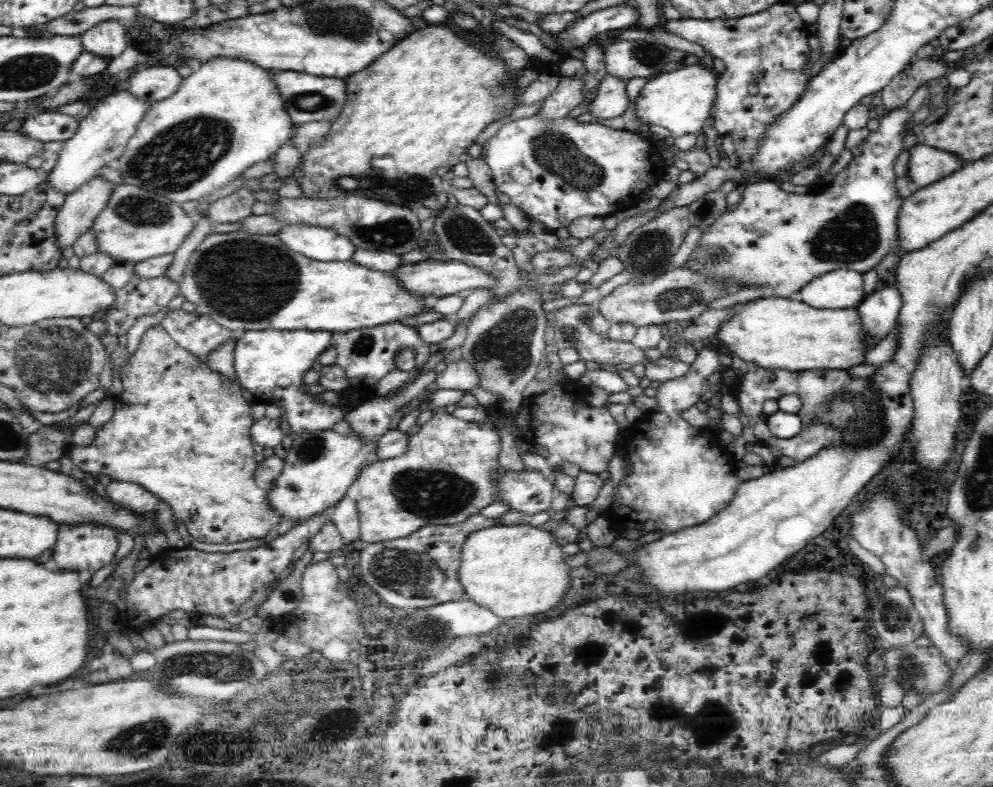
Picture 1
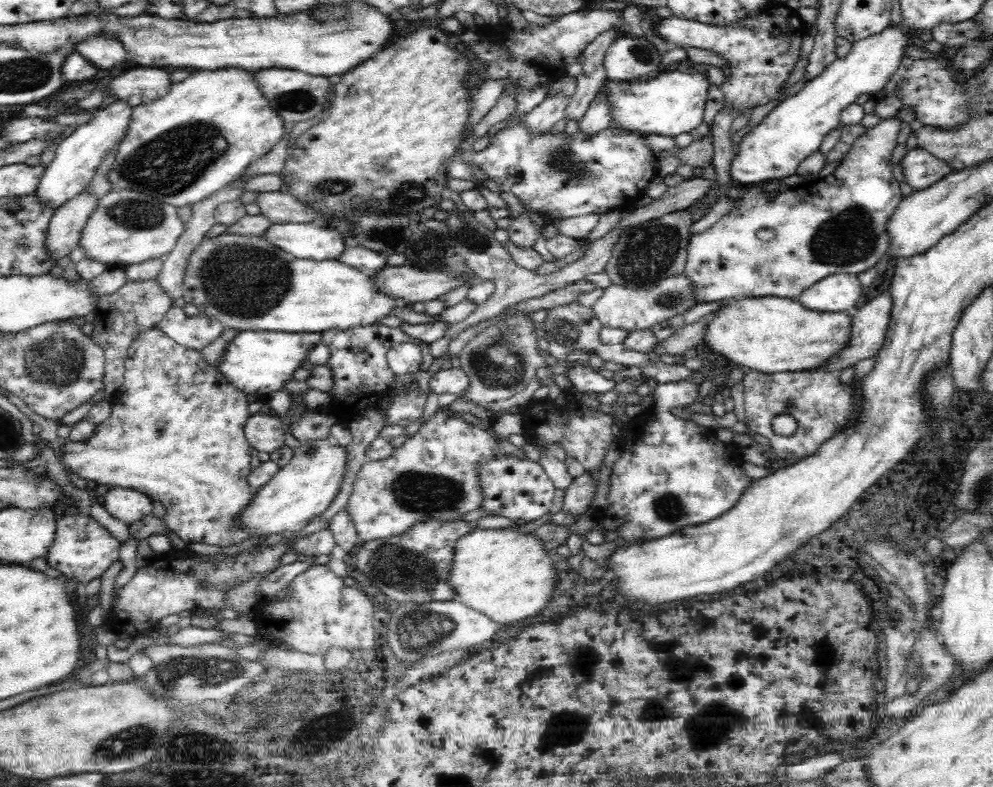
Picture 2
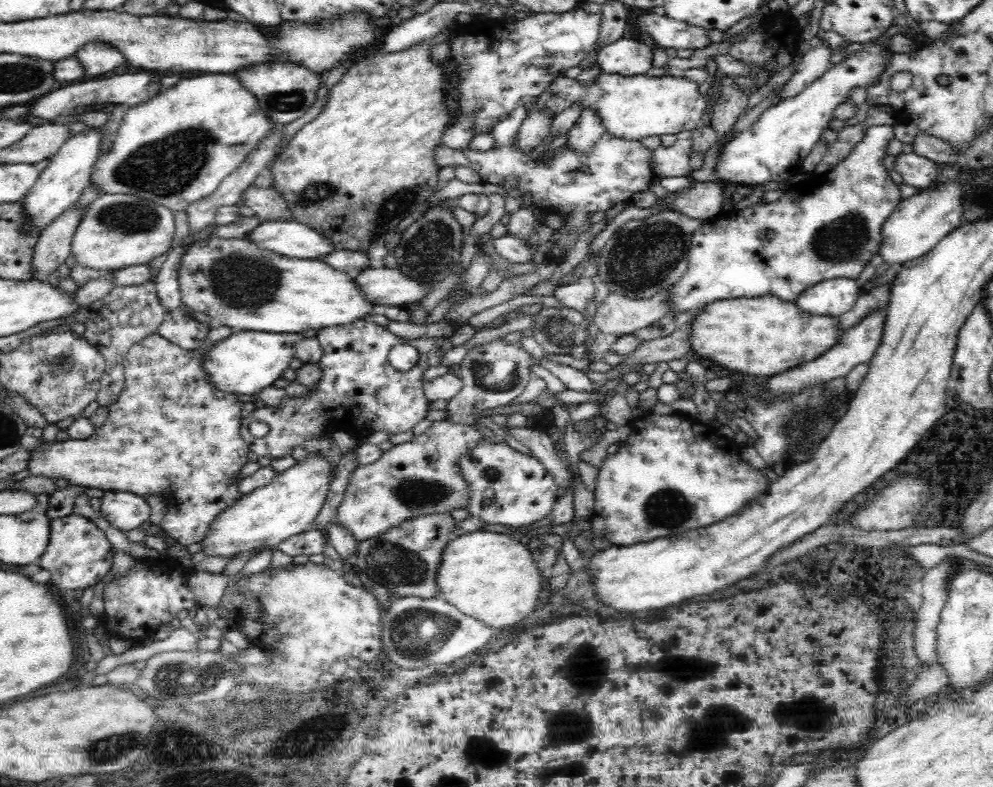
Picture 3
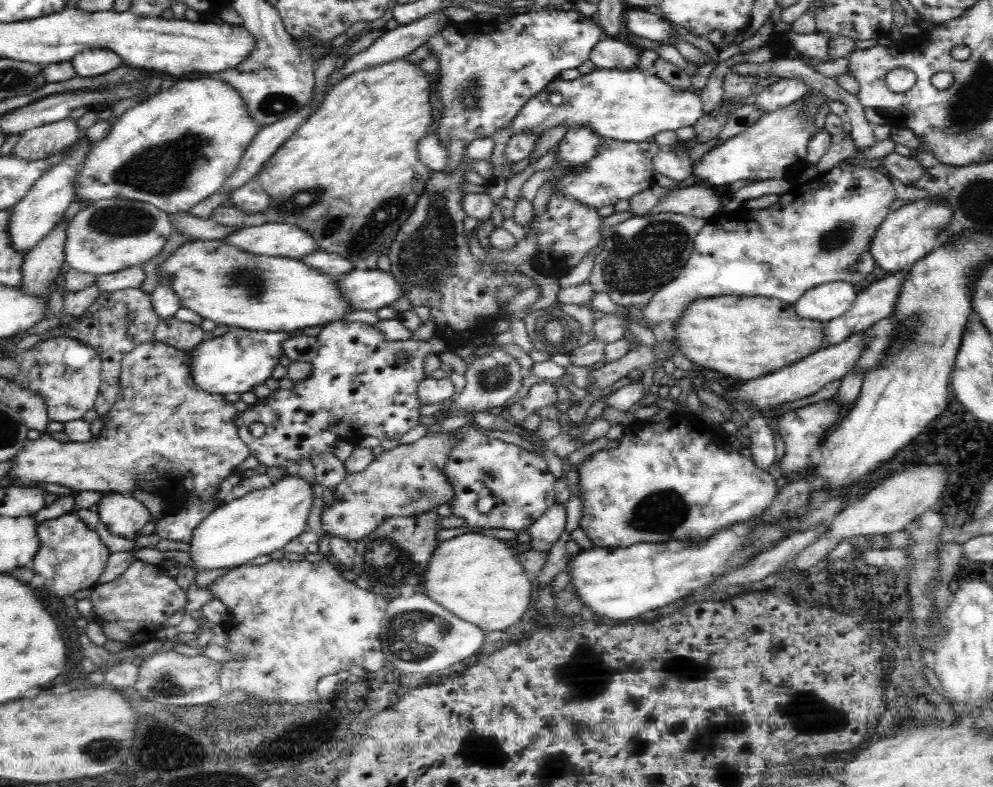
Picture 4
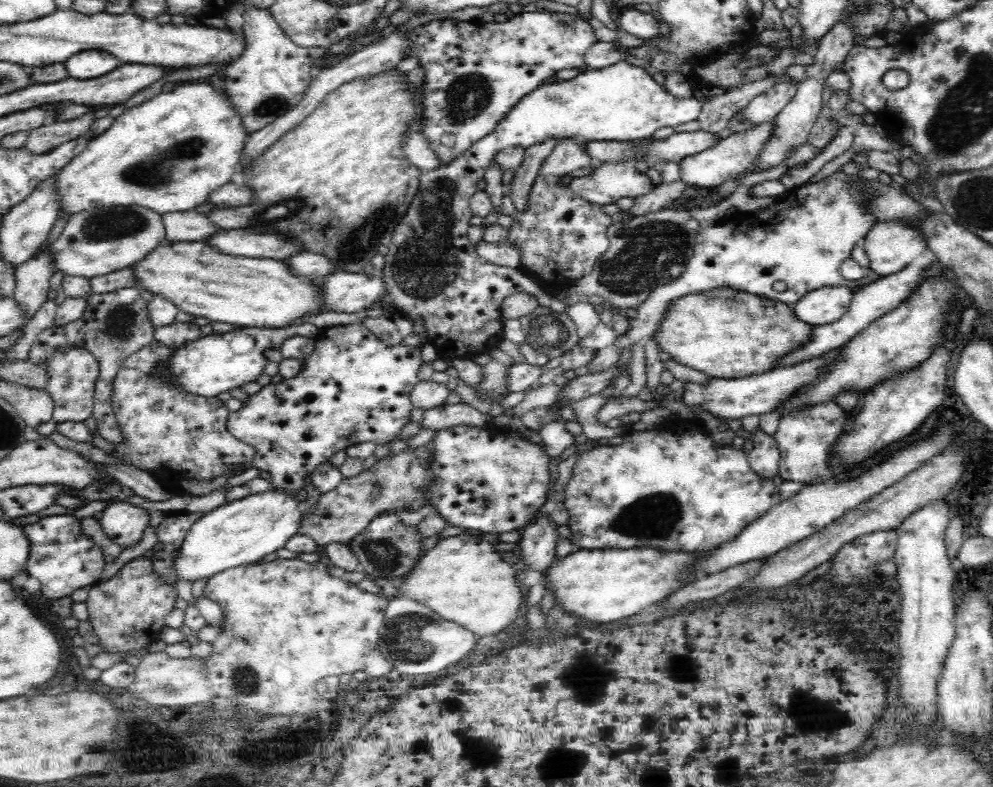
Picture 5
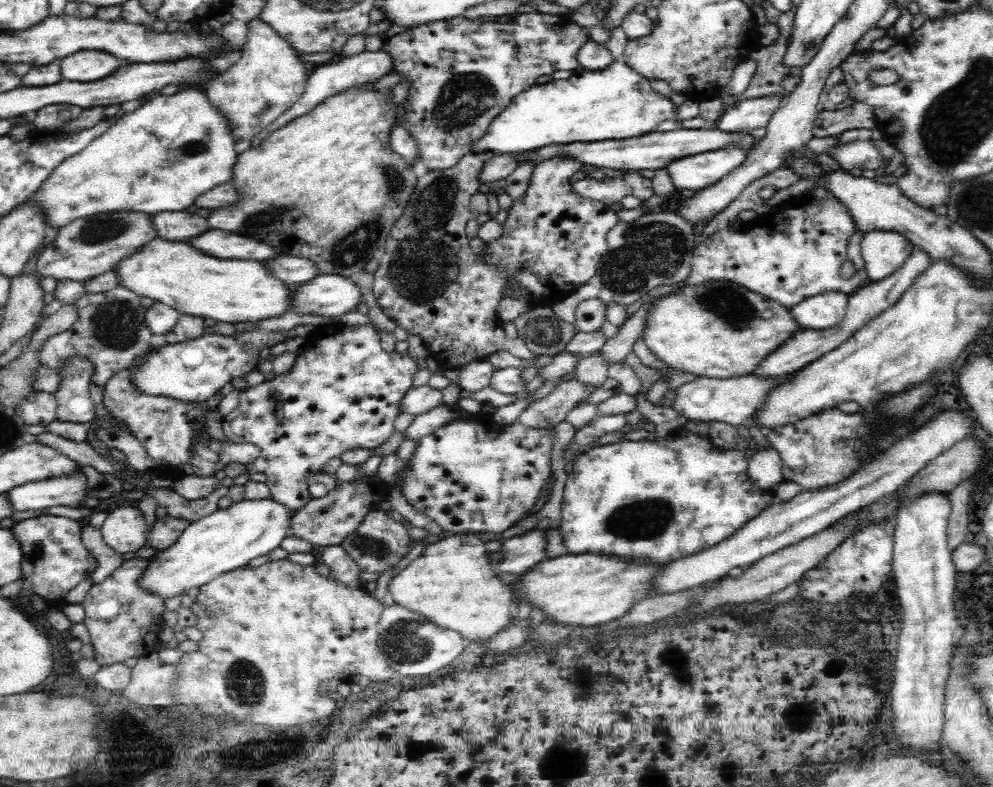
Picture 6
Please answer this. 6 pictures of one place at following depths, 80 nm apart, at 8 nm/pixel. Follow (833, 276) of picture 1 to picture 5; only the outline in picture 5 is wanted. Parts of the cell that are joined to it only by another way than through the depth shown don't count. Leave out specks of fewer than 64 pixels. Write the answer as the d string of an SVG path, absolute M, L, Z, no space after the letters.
M845 286L814 289L792 306L794 316L812 327L837 321L851 304L854 291Z

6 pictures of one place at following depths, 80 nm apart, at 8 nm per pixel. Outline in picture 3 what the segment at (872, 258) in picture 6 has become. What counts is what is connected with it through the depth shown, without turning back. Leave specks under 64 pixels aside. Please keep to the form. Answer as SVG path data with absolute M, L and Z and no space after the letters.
M948 181L937 185L931 191L919 192L908 199L901 200L896 210L886 219L880 234L880 247L877 260L889 265L901 264L924 256L930 252L940 240L962 224L963 192L956 181Z

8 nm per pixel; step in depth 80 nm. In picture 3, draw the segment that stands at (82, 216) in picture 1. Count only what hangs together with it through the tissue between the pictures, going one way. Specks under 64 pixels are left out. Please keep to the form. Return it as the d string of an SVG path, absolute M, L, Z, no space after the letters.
M68 209L61 215L58 215L40 234L38 241L34 244L32 250L33 278L31 280L48 281L50 274L53 274L61 264L66 262L66 258L70 256L70 242L72 242L72 234L74 228L80 222L80 214L84 212L79 209Z

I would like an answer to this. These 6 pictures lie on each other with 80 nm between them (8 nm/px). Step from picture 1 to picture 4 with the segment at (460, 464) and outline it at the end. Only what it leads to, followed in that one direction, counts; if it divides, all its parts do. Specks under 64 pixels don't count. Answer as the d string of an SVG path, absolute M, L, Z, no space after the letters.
M451 431L436 433L432 437L421 437L411 444L398 445L394 450L390 449L384 451L384 454L379 454L363 471L346 474L344 480L332 489L332 500L324 502L322 506L321 533L329 537L344 537L346 541L353 544L364 536L370 535L385 518L421 515L438 504L450 503L455 496L454 485L444 472L444 467L446 467L446 458L451 452L451 447L455 444L455 435L456 432Z

